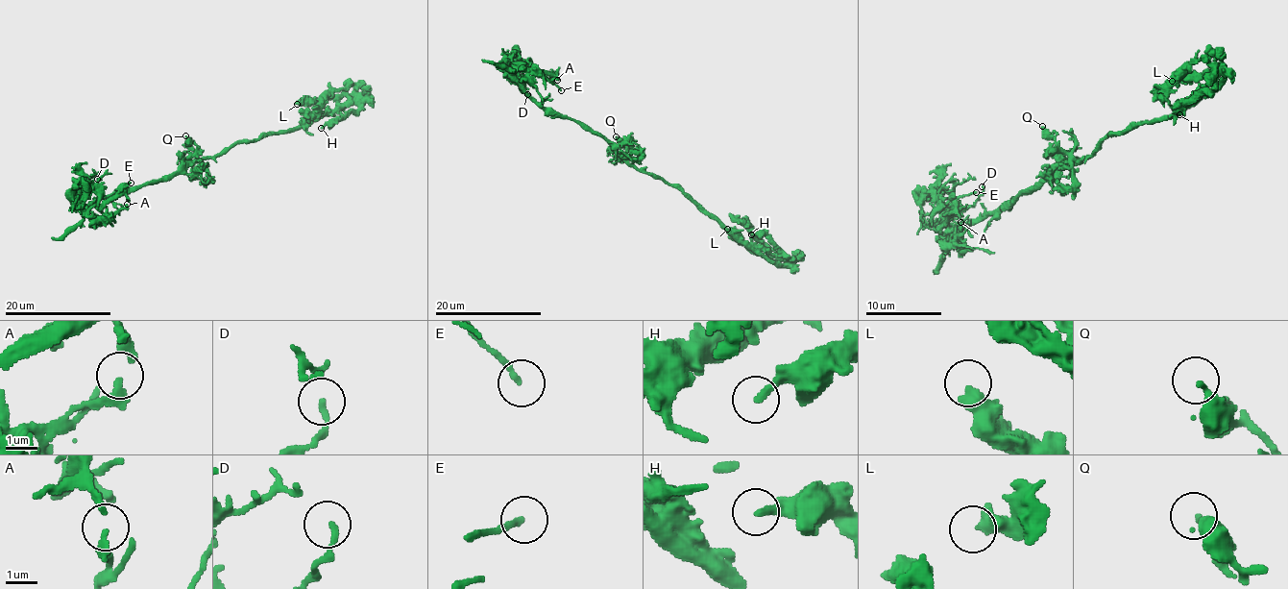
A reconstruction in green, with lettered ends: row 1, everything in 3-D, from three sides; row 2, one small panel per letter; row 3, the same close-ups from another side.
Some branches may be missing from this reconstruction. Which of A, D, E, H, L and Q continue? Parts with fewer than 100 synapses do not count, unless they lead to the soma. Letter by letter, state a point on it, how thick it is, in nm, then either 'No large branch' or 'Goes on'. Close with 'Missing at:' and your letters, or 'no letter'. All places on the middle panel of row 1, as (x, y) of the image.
A: Place: (557, 80). Thickness 180 nm. No large branch
D: Place: (527, 94). Thickness 120 nm. No large branch
E: Place: (561, 90). Thickness 190 nm. No large branch
H: Place: (751, 234). Thickness 260 nm. No large branch
L: Place: (727, 229). Thickness 480 nm. No large branch
Q: Place: (616, 136). Thickness 320 nm. No large branch
Missing at: no letter

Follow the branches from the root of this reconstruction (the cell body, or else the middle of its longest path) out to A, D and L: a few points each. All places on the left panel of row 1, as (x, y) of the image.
A: (223, 150), (211, 157), (187, 161), (173, 176), (103, 196), (87, 208), (104, 220), (127, 204)
D: (223, 150), (187, 161), (159, 181), (122, 187), (85, 204), (79, 198), (97, 179)
L: (223, 150), (238, 142), (292, 132), (316, 114), (329, 113), (337, 102), (331, 98), (303, 98), (297, 104)

